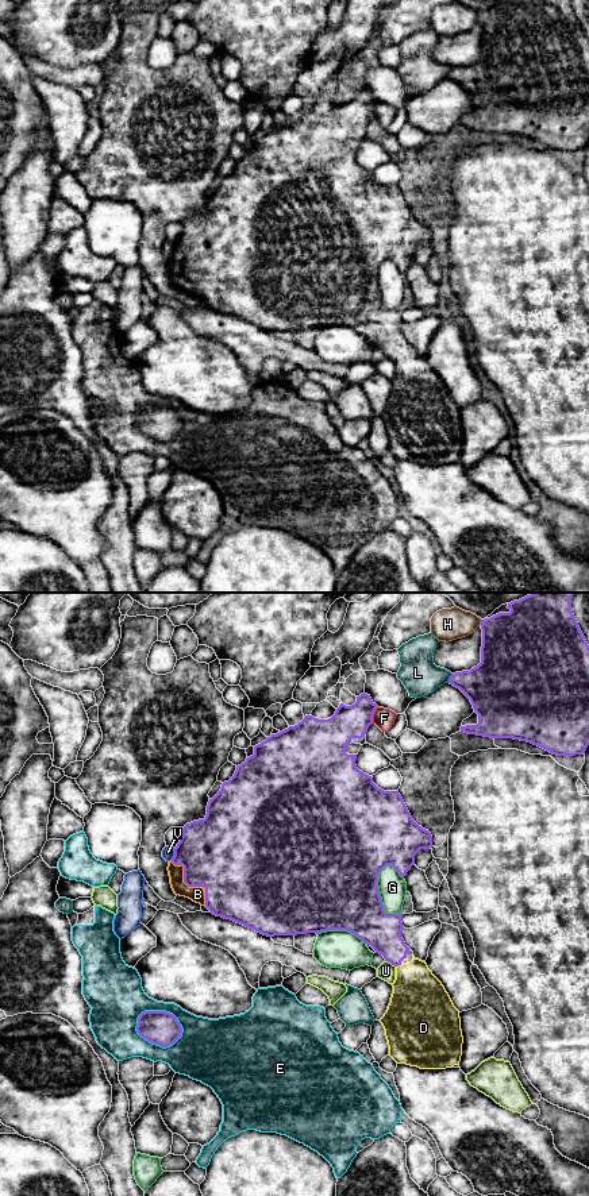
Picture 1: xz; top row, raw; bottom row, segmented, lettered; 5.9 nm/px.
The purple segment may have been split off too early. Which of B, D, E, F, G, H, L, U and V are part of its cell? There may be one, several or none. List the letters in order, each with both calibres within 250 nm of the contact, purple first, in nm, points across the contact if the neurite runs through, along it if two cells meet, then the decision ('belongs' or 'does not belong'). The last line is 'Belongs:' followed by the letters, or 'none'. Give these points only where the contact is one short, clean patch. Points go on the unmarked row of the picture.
B: calibres 440 and 100 nm; belongs
D: calibres 220 and 340 nm; way xz (382, 327), (395, 346), (397, 361), (415, 378), (419, 396); belongs
E: calibres 200 and 260 nm; does not belong
F: calibres 200 and 120 nm; does not belong
G: calibres 460 and 170 nm; does not belong
H: calibres 420 and 190 nm; does not belong
L: calibres 300 and 220 nm; does not belong
U: calibres 220 and 100 nm; does not belong
V: calibres 440 and 70 nm; does not belong
Belongs: B, D

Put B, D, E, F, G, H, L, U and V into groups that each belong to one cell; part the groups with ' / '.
B D / E / F / G / H / L / U / V

